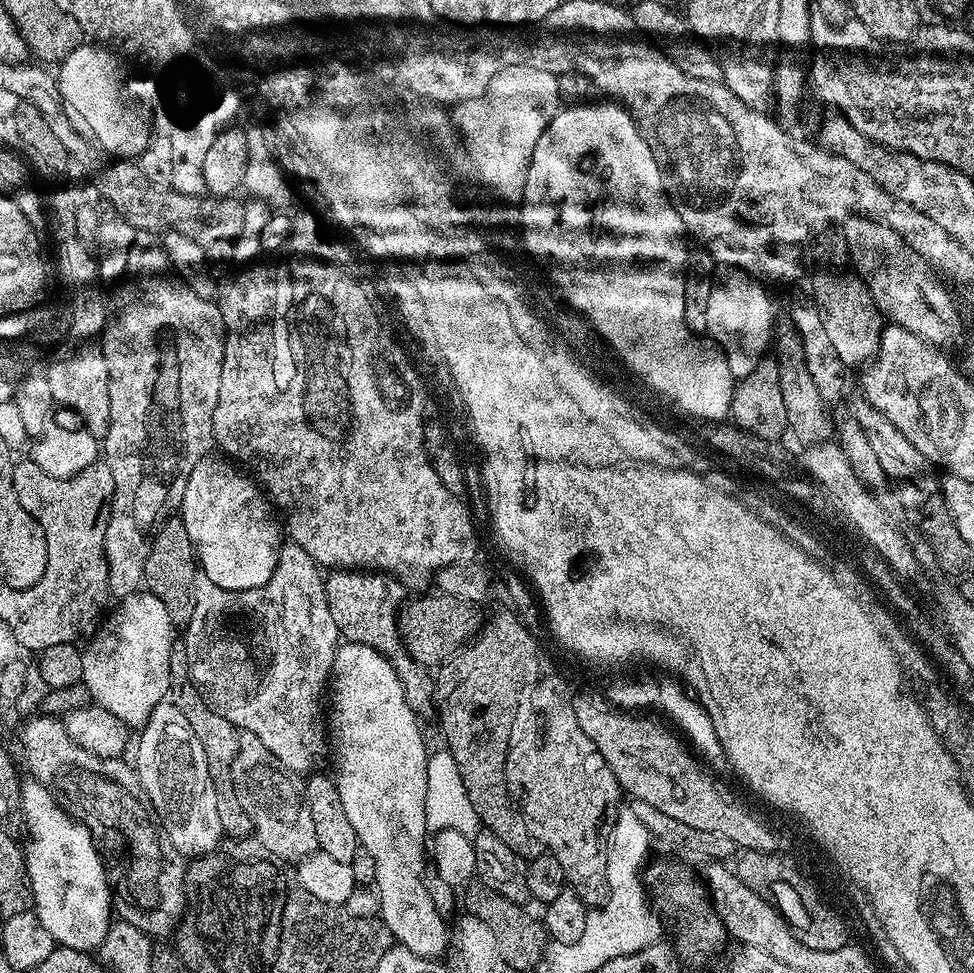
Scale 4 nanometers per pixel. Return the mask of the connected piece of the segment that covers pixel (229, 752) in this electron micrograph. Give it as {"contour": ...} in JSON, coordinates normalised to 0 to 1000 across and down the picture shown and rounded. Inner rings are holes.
{"contour":[[[185,660],[177,663],[175,697],[177,698],[176,723],[181,724],[183,730],[187,730],[187,734],[191,734],[191,739],[195,742],[200,757],[207,763],[207,768],[211,773],[216,804],[220,808],[220,816],[224,820],[224,846],[228,848],[230,859],[235,863],[247,863],[260,858],[257,837],[253,837],[253,832],[248,832],[248,824],[244,824],[244,816],[240,816],[240,808],[238,807],[238,784],[246,766],[247,753],[235,740],[228,738],[228,734],[224,734],[222,729],[209,718],[208,711],[202,707],[197,696],[193,694],[193,668]]]}

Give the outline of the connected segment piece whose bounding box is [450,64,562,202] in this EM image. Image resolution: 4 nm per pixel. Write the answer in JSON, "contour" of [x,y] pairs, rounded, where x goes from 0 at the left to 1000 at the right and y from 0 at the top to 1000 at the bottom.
{"contour":[[[529,66],[508,78],[491,101],[463,112],[464,125],[470,133],[474,149],[485,152],[493,177],[509,189],[512,197],[517,197],[514,202],[517,208],[522,202],[530,201],[530,197],[538,198],[540,175],[546,165],[548,150],[552,142],[556,142],[556,134],[565,129],[577,110],[571,80],[572,75]]]}

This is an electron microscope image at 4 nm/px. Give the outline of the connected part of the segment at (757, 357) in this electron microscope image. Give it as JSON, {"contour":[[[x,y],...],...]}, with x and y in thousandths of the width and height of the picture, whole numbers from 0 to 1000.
{"contour":[[[746,273],[740,274],[731,289],[729,311],[725,313],[726,344],[732,345],[734,357],[743,363],[753,388],[770,384],[770,380],[784,369],[795,349],[793,308],[783,295],[787,296],[779,287],[760,275]]]}

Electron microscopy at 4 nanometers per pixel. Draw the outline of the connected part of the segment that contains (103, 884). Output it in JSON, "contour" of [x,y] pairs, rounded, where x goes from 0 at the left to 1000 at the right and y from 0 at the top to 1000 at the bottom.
{"contour":[[[29,800],[23,805],[23,847],[29,850],[29,867],[25,872],[29,905],[33,912],[33,933],[38,943],[51,956],[51,960],[63,974],[80,976],[91,980],[98,974],[106,975],[111,958],[117,949],[117,926],[112,897],[109,896],[106,880],[87,847],[75,843],[73,837],[55,817],[53,811],[46,810],[36,801]]]}

